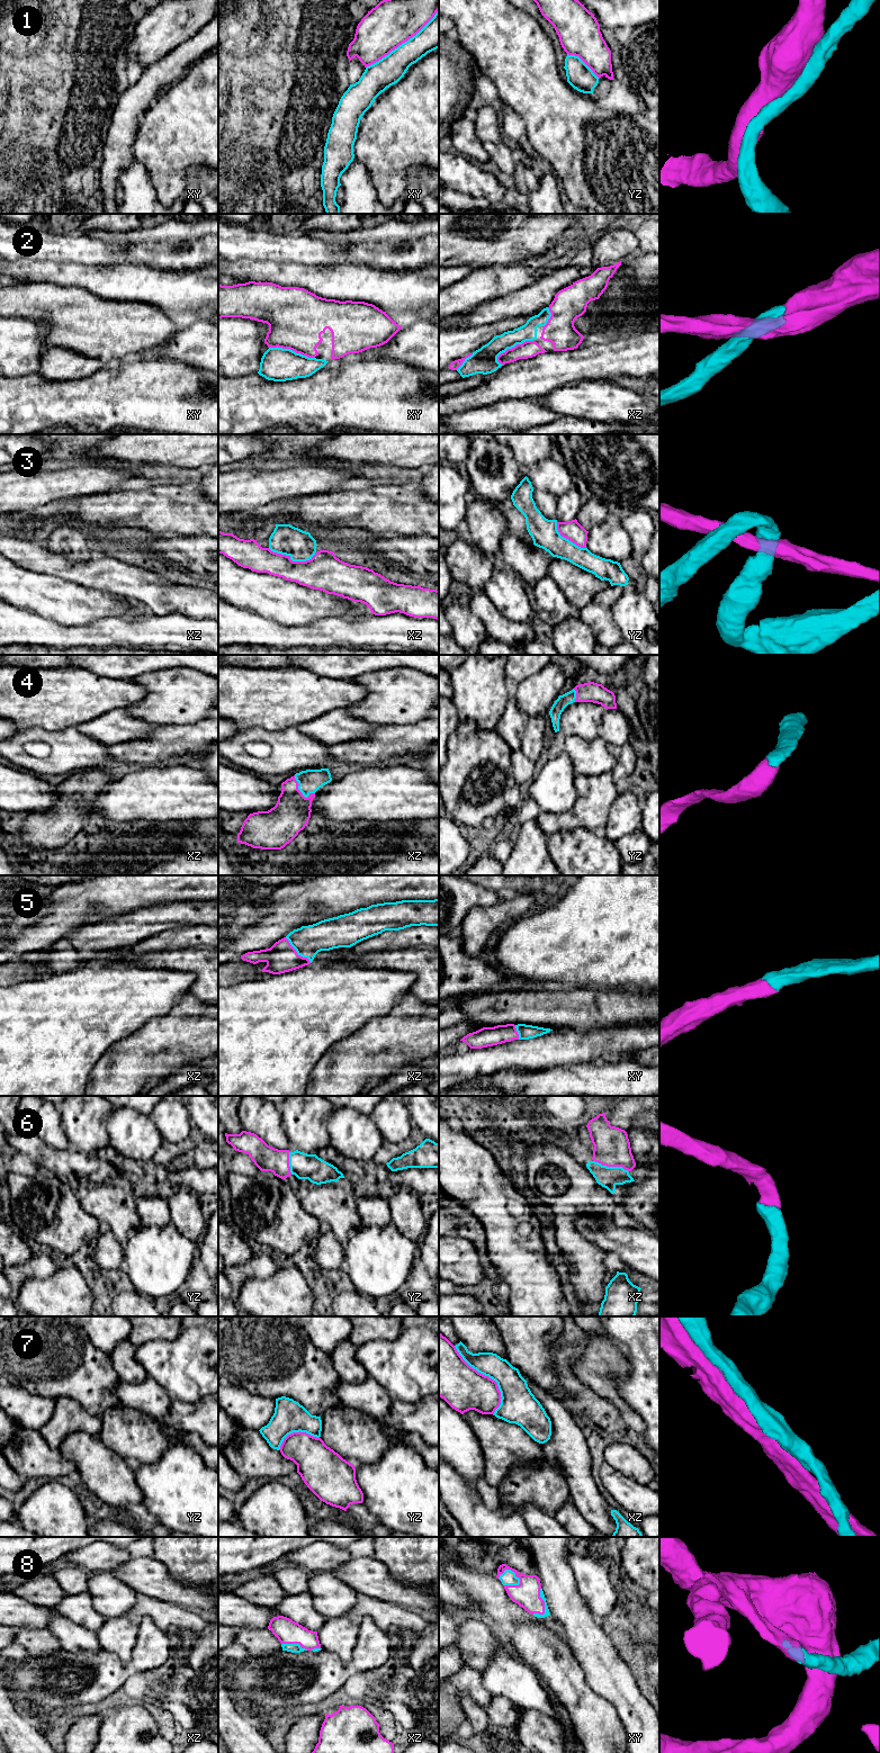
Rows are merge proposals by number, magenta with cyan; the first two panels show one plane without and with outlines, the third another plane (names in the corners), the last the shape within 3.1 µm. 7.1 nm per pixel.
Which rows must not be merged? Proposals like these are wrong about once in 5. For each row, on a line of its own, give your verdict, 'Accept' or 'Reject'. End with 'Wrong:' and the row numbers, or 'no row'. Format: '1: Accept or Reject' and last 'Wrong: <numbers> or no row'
1: Accept
2: Accept
3: Reject
4: Accept
5: Accept
6: Accept
7: Accept
8: Accept
Wrong: 3

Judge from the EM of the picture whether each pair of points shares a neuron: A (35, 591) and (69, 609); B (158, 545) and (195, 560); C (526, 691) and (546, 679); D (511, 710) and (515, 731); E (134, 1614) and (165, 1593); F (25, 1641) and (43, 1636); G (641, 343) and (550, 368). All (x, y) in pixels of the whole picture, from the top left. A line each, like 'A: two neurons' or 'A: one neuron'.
A: one neuron
B: one neuron
C: one neuron
D: one neuron
E: two neurons
F: one neuron
G: one neuron

